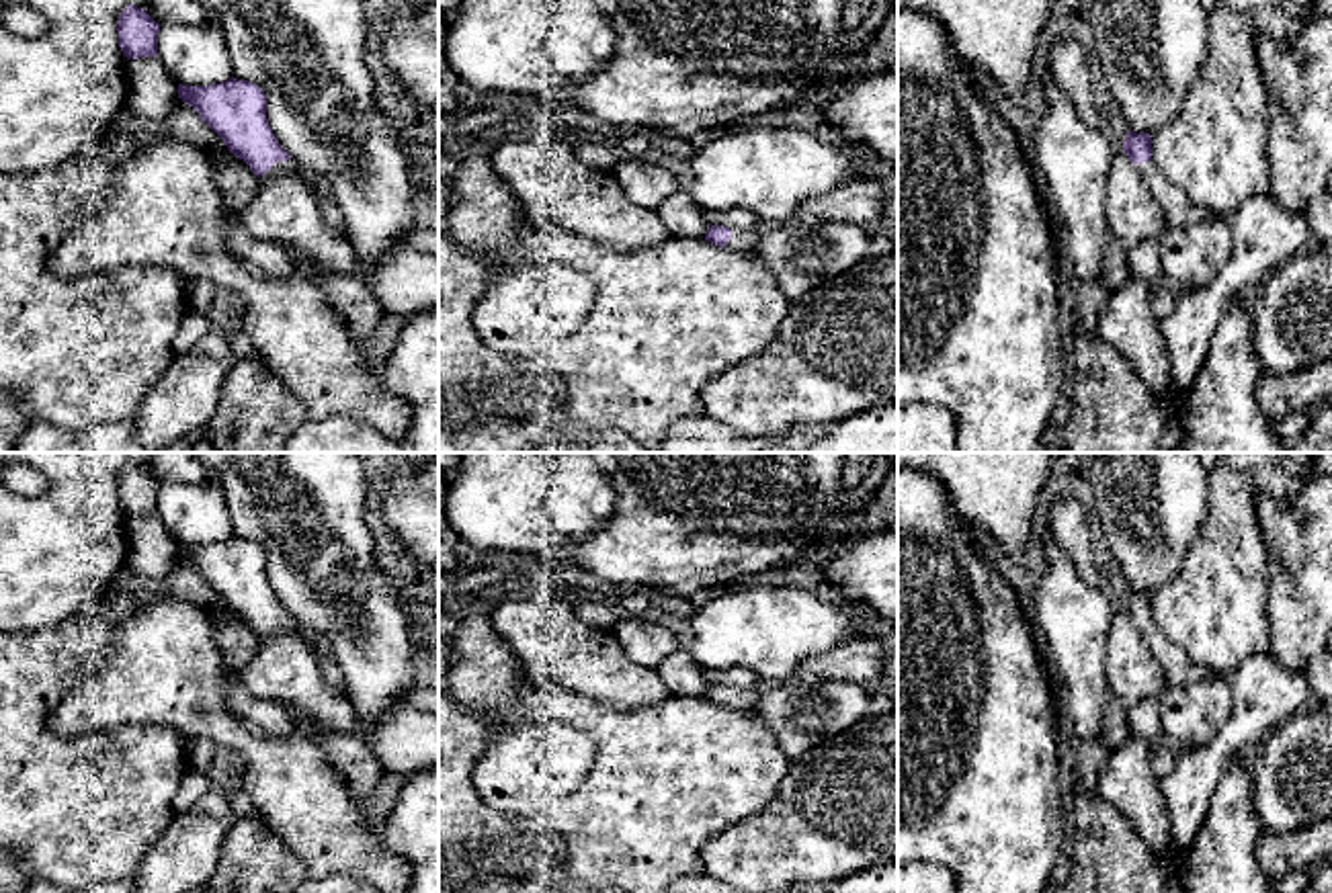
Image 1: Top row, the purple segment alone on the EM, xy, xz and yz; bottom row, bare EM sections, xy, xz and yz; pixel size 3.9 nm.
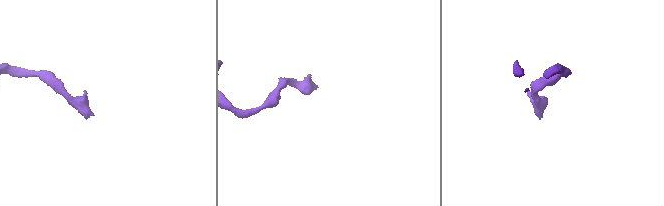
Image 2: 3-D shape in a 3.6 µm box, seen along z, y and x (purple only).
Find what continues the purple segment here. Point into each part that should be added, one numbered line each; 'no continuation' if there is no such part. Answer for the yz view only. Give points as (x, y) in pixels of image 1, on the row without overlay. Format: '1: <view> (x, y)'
1: yz (1265, 693)

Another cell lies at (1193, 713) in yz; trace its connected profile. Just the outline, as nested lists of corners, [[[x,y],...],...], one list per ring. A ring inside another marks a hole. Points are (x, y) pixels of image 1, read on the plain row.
[[[1209,678],[1184,686],[1166,686],[1158,696],[1160,723],[1180,750],[1207,746],[1227,719],[1232,690],[1227,682]]]

